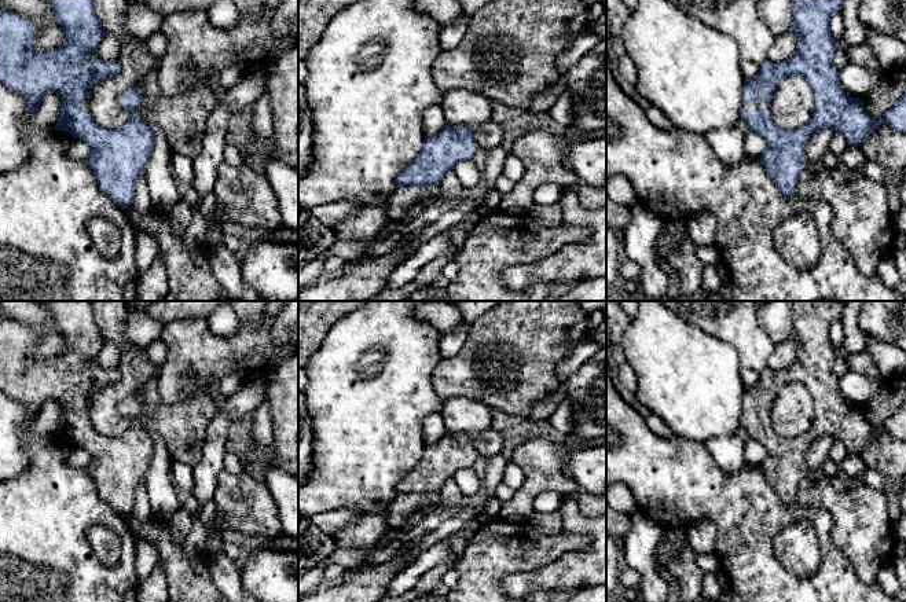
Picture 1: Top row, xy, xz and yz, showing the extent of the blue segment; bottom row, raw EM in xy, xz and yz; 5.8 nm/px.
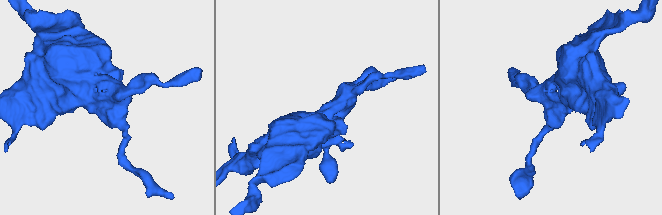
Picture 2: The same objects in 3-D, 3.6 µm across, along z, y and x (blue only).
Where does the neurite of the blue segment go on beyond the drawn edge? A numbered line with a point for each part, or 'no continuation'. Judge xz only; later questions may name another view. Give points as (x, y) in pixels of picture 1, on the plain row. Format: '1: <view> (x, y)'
1: xz (406, 511)

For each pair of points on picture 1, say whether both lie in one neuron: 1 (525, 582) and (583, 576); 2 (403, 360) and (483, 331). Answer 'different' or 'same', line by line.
1: same
2: different

